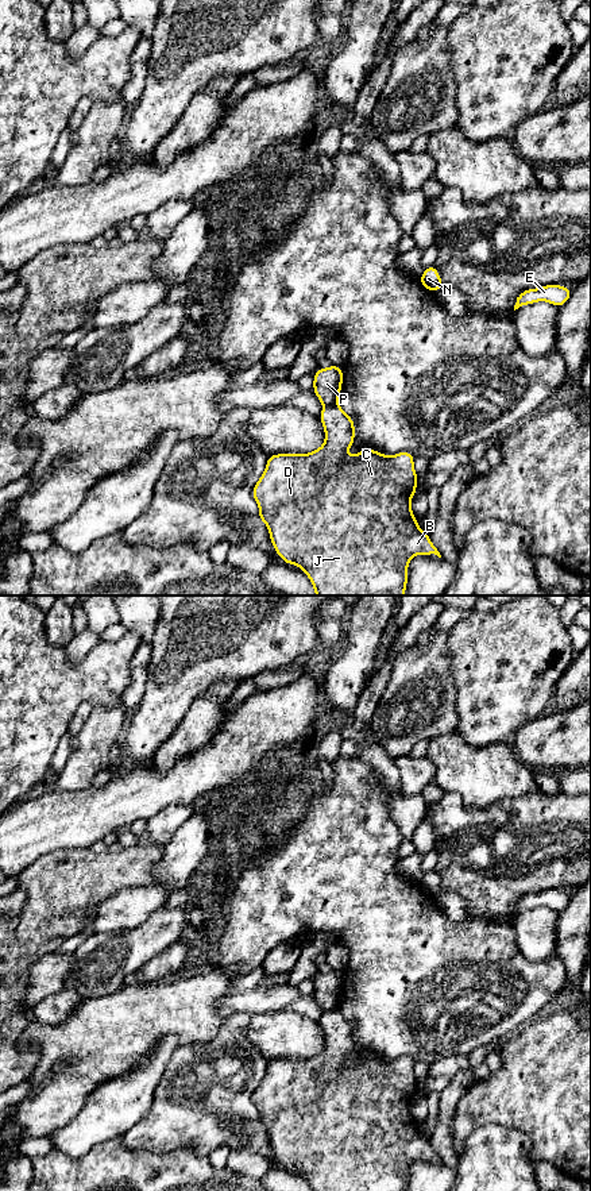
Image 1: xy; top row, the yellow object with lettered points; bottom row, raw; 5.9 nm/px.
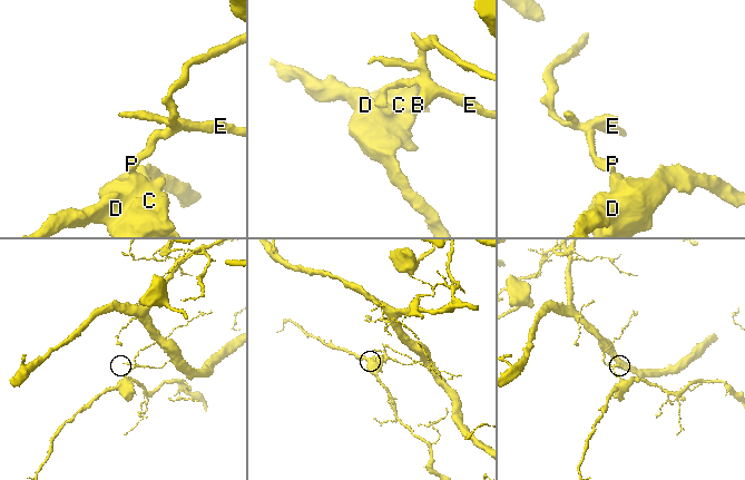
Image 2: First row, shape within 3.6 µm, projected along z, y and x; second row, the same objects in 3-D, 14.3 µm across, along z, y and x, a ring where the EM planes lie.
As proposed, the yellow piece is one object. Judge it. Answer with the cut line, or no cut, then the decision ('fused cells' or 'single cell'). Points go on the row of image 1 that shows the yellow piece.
xy (336, 401), (324, 407) | fused cells

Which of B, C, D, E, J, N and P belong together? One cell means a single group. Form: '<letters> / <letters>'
B C D J / E N P

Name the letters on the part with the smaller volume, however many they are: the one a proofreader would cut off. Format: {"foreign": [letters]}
{"foreign": ["B", "C", "D", "J"]}

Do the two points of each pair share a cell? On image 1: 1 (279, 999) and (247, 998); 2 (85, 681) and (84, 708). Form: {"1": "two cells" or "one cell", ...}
{"1": "one cell", "2": "two cells"}

